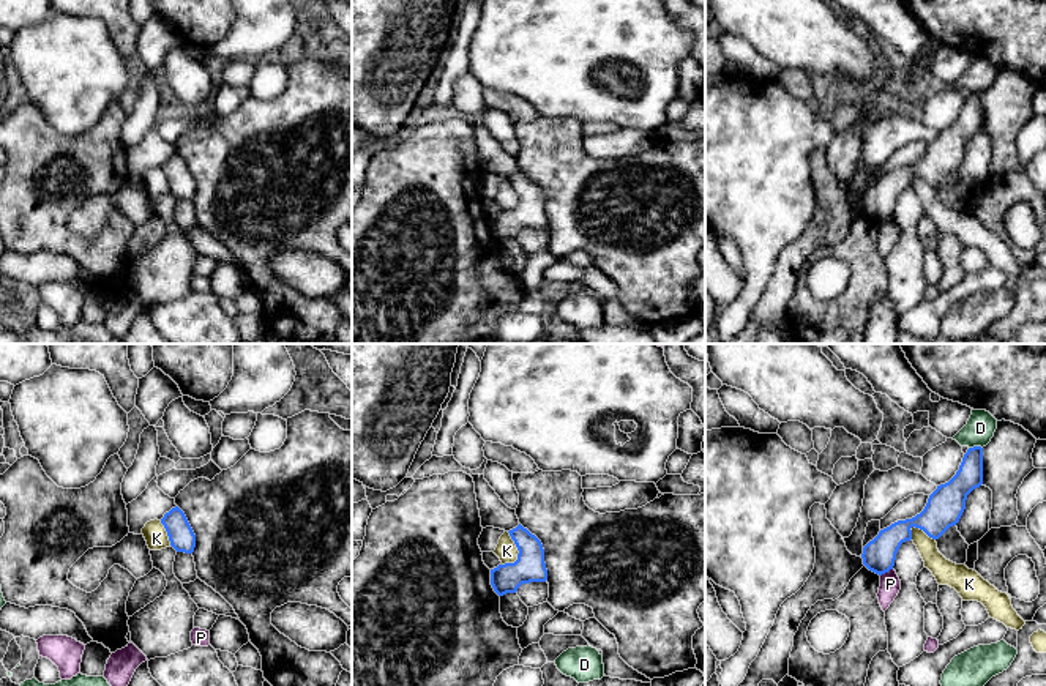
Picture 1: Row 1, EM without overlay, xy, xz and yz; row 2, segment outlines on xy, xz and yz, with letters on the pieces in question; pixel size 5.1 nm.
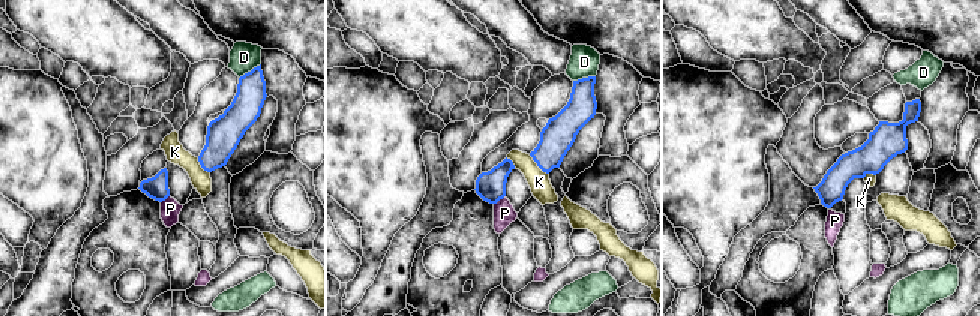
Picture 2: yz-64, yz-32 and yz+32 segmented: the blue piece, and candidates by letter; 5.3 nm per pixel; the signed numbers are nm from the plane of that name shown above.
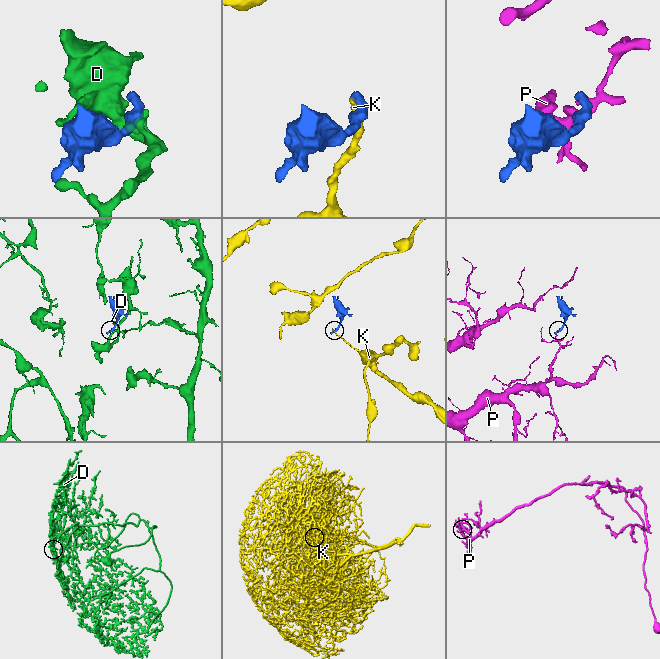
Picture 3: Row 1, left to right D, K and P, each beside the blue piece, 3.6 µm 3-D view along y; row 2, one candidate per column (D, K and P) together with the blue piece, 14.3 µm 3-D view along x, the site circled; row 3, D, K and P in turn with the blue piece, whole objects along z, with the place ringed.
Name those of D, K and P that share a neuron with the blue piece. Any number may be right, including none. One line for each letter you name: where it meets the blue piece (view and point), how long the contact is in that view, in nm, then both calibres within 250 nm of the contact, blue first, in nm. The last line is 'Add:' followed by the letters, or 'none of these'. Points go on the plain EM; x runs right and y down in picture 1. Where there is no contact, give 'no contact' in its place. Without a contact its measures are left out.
Add: none of these

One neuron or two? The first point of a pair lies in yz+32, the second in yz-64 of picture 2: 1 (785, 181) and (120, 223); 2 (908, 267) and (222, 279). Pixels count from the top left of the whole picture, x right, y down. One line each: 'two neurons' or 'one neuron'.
1: two neurons
2: one neuron

